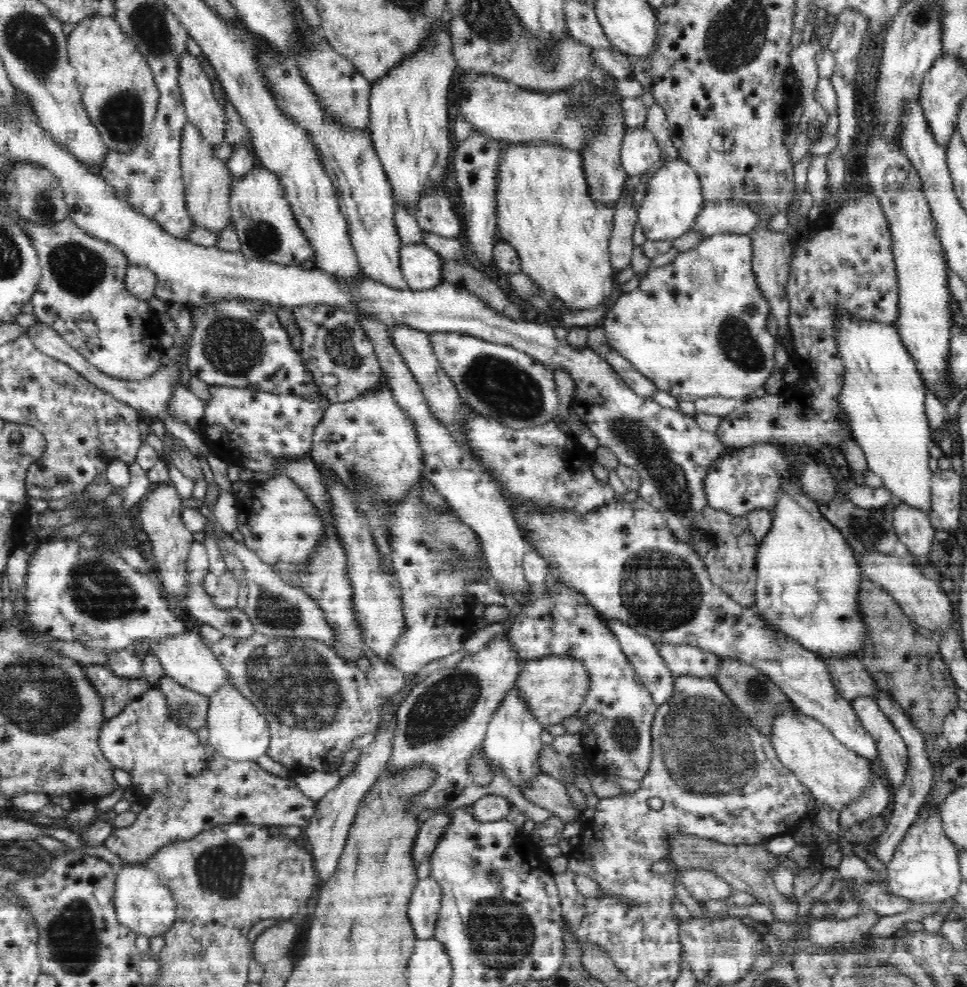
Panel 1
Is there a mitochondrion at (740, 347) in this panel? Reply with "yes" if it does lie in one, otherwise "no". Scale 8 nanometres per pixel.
yes

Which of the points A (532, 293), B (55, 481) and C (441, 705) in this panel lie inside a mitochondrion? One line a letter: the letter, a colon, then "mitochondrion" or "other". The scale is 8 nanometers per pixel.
A: mitochondrion
B: mitochondrion
C: mitochondrion

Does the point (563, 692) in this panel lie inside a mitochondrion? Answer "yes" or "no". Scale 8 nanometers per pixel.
no

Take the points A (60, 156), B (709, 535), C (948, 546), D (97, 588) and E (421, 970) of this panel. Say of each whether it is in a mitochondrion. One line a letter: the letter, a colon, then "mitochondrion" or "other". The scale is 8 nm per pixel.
A: other
B: mitochondrion
C: other
D: mitochondrion
E: other

